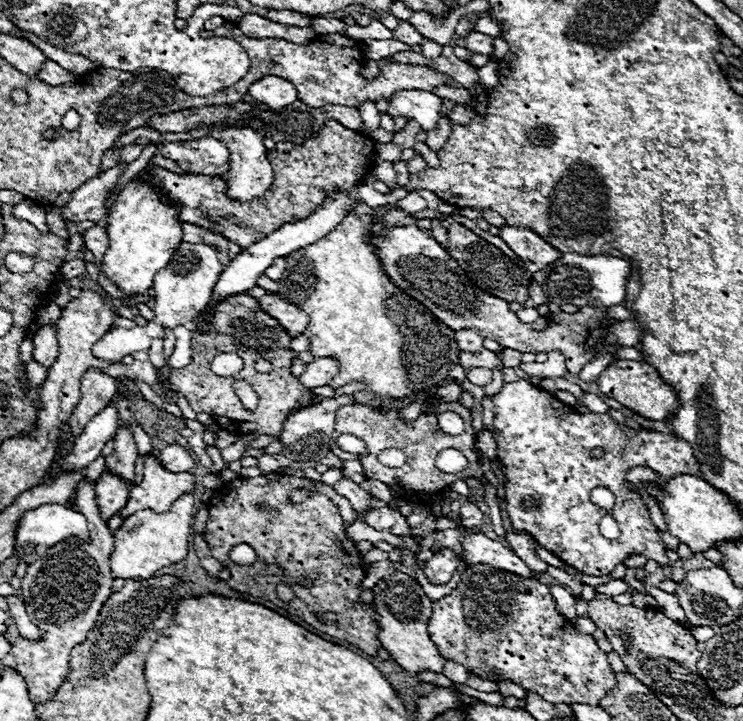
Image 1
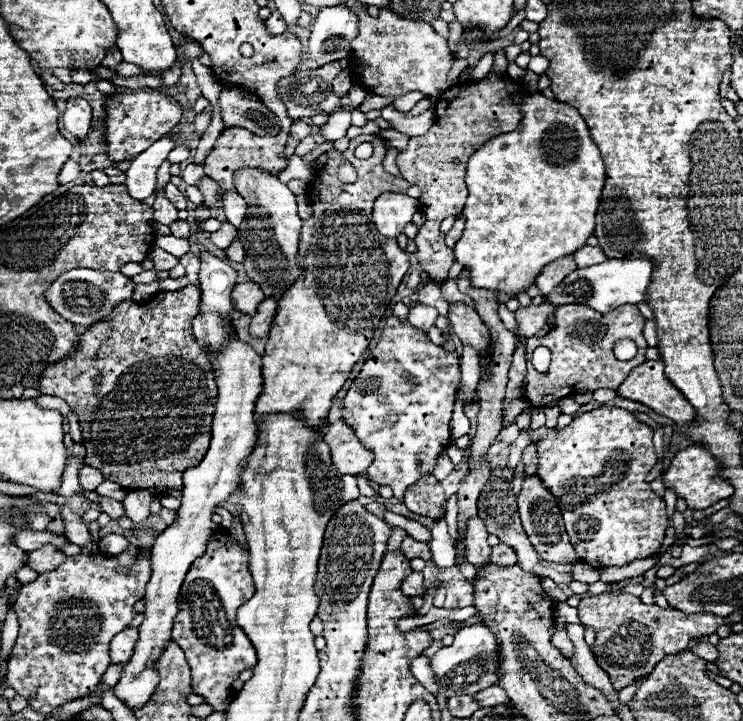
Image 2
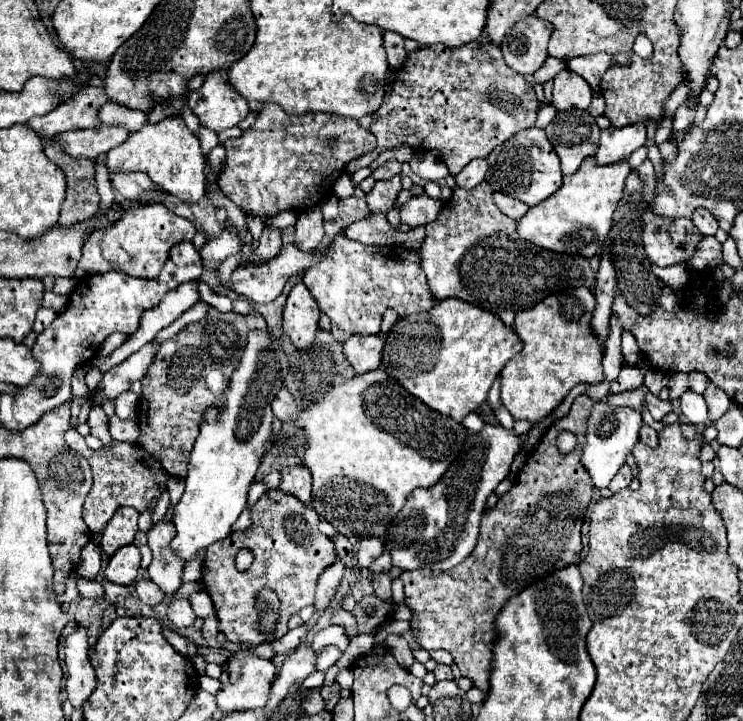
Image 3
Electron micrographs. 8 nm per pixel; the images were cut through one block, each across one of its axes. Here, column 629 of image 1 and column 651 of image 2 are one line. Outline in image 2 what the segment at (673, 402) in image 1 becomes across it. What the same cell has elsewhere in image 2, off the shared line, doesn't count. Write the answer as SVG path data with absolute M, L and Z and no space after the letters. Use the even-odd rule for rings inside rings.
M646 360L644 364L636 366L616 392L622 398L646 404L658 414L674 420L678 426L696 418L692 404L664 376L662 360Z

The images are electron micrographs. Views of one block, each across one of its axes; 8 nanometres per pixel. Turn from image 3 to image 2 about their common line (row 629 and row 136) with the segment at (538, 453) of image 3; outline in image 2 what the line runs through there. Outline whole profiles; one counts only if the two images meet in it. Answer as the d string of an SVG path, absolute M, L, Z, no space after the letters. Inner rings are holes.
M490 72L484 80L468 82L464 86L452 86L446 92L442 92L436 102L436 124L426 134L410 138L408 146L398 154L396 164L400 168L400 174L406 180L410 180L410 184L418 184L422 188L420 210L426 216L426 222L418 230L414 242L418 262L428 274L428 278L444 280L450 266L454 264L454 252L444 244L440 222L446 216L460 214L464 208L464 200L468 196L464 184L468 158L490 138L504 132L512 132L520 124L520 100L524 98L524 94L524 84L512 80L506 72ZM456 158L460 160L460 166L454 166Z

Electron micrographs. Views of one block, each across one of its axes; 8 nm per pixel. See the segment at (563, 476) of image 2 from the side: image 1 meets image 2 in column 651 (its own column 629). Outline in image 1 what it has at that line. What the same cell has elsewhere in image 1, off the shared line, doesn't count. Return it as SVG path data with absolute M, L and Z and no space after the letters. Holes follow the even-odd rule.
M526 380L504 384L502 392L492 396L492 404L496 410L496 422L494 422L494 436L498 444L498 460L506 468L506 512L514 528L520 528L528 532L542 548L552 552L556 558L566 562L568 566L574 566L586 574L594 576L606 576L610 574L618 564L622 564L628 556L640 554L646 560L654 560L658 568L668 566L666 556L666 544L660 538L654 522L650 520L650 512L642 496L628 488L626 484L626 472L634 466L648 466L660 476L660 484L664 486L670 478L678 474L690 474L696 478L702 478L700 466L694 458L694 450L686 440L676 438L674 434L662 434L652 432L648 428L642 430L630 430L628 426L620 426L614 422L608 414L578 414L572 406L556 400L552 394L534 388ZM592 448L602 448L604 456L600 460L590 458ZM598 486L608 488L616 502L612 510L604 510L598 504L590 502L590 492ZM526 498L540 500L538 510L522 510L520 502ZM602 516L614 516L620 524L620 536L616 540L608 540L598 532L598 522Z

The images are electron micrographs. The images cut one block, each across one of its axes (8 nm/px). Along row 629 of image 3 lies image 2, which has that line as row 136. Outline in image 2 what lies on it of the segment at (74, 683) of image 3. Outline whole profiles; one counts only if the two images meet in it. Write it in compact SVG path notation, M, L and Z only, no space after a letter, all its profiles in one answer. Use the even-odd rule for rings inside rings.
M68 98L64 112L64 126L68 128L68 132L82 140L90 130L90 120L92 120L90 104L84 98Z

